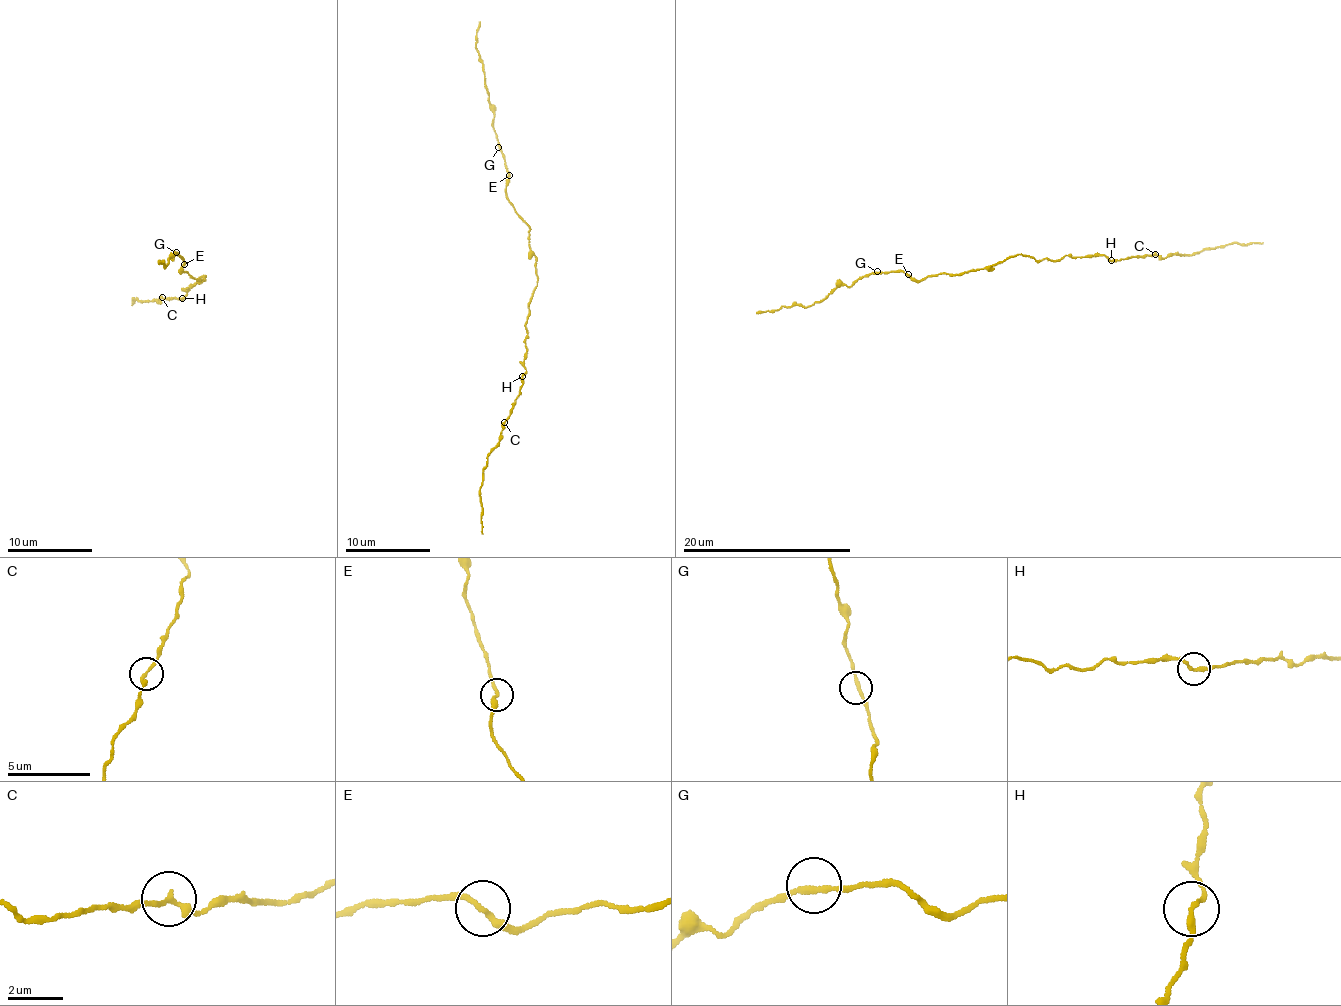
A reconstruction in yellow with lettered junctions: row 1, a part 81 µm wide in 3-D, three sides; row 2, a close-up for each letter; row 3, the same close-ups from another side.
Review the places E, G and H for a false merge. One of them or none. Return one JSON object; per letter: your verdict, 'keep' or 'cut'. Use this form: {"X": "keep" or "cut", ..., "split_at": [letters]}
{"E": "keep", "G": "keep", "H": "keep", "split_at": []}

